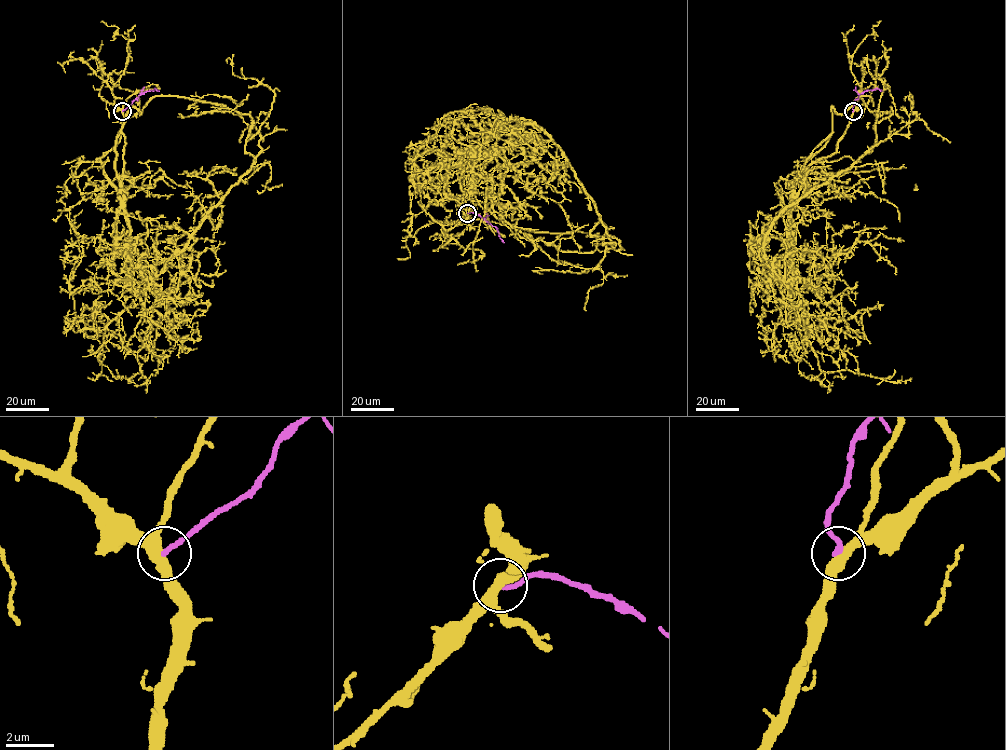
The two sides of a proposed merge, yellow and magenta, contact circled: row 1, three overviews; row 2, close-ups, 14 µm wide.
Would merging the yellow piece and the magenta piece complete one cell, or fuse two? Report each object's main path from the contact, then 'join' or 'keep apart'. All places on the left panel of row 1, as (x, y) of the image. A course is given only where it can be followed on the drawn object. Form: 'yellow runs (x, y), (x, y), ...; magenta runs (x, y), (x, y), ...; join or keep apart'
yellow runs (122, 111), (101, 165), (152, 266), (182, 250), (254, 162), (245, 144), (274, 92), (227, 62); magenta runs (122, 111), (145, 92), (154, 88), (159, 91); keep apart

